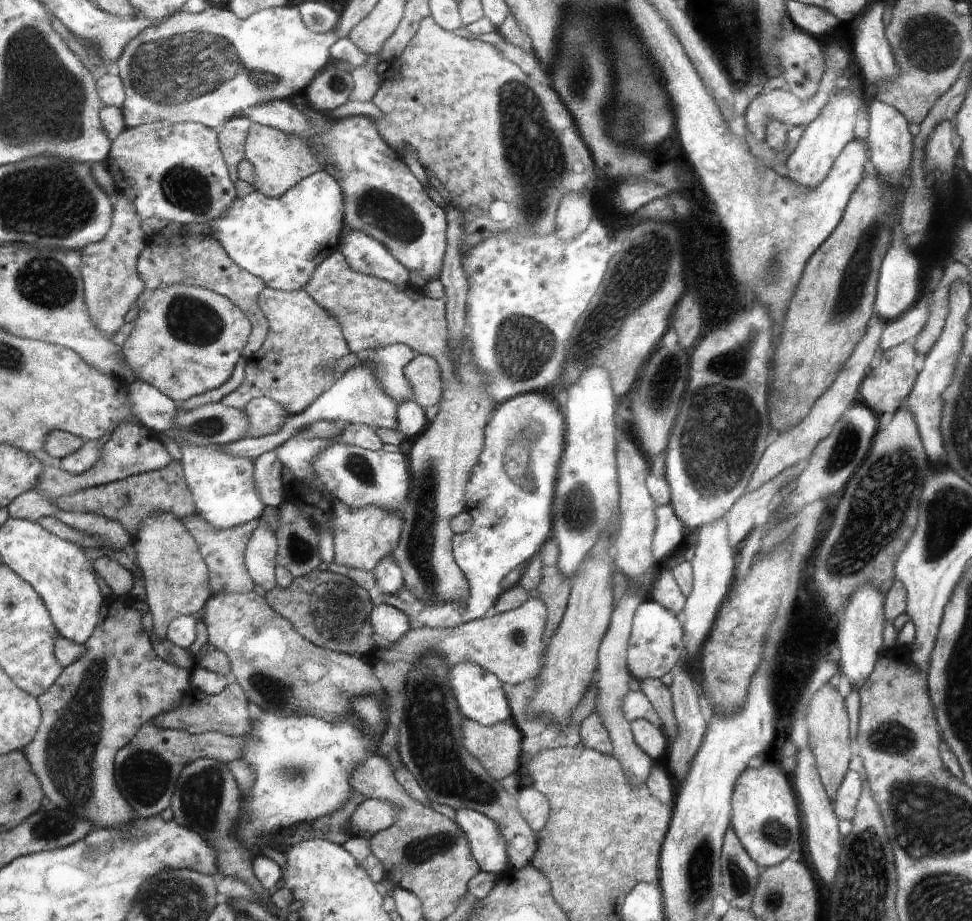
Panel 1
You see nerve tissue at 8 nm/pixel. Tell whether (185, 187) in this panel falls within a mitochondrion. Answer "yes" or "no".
yes

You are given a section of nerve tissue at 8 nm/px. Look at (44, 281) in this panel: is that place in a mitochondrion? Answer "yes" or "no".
yes

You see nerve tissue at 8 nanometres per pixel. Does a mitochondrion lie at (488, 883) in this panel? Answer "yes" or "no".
no

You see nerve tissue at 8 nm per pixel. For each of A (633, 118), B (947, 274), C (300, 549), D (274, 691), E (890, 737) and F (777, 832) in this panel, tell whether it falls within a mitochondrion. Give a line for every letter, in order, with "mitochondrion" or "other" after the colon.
A: mitochondrion
B: other
C: mitochondrion
D: mitochondrion
E: mitochondrion
F: mitochondrion

